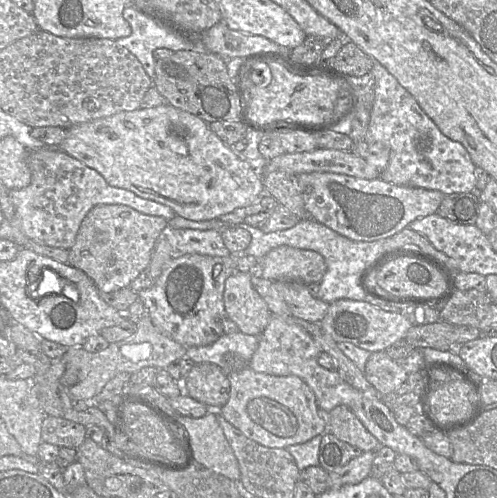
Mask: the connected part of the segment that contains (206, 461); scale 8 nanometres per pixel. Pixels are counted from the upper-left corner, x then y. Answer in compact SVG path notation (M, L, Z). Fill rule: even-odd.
M210 411L202 418L175 416L190 435L197 466L240 482L238 460L219 425L217 411Z

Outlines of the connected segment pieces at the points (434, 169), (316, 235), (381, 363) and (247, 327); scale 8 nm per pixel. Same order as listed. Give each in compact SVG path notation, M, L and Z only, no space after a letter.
M372 58L371 73L375 80L375 93L367 138L384 144L390 150L389 163L381 179L394 185L437 190L444 195L468 193L476 187L476 165L467 149L459 142L445 136L434 121L424 112L416 99L378 61Z
M176 215L171 220L168 220L168 222L169 227L173 229L215 229L218 231L222 231L226 227L246 229L252 237L250 245L244 251L234 253L244 253L244 255L251 255L259 260L270 250L282 245L318 252L324 257L327 266L326 273L319 283L319 299L329 304L340 299L365 301L366 295L370 295L365 289L364 278L368 272L377 266L381 260L380 255L387 250L387 238L372 242L353 241L315 221L312 217L301 219L292 228L270 233L265 233L259 228L245 223L228 226L218 218L205 221L192 221Z
M385 351L371 353L364 368L366 380L380 396L394 392L407 381L409 374Z
M236 271L224 285L223 301L226 315L236 323L239 331L260 335L271 320L272 313L265 300L254 289L252 274Z

